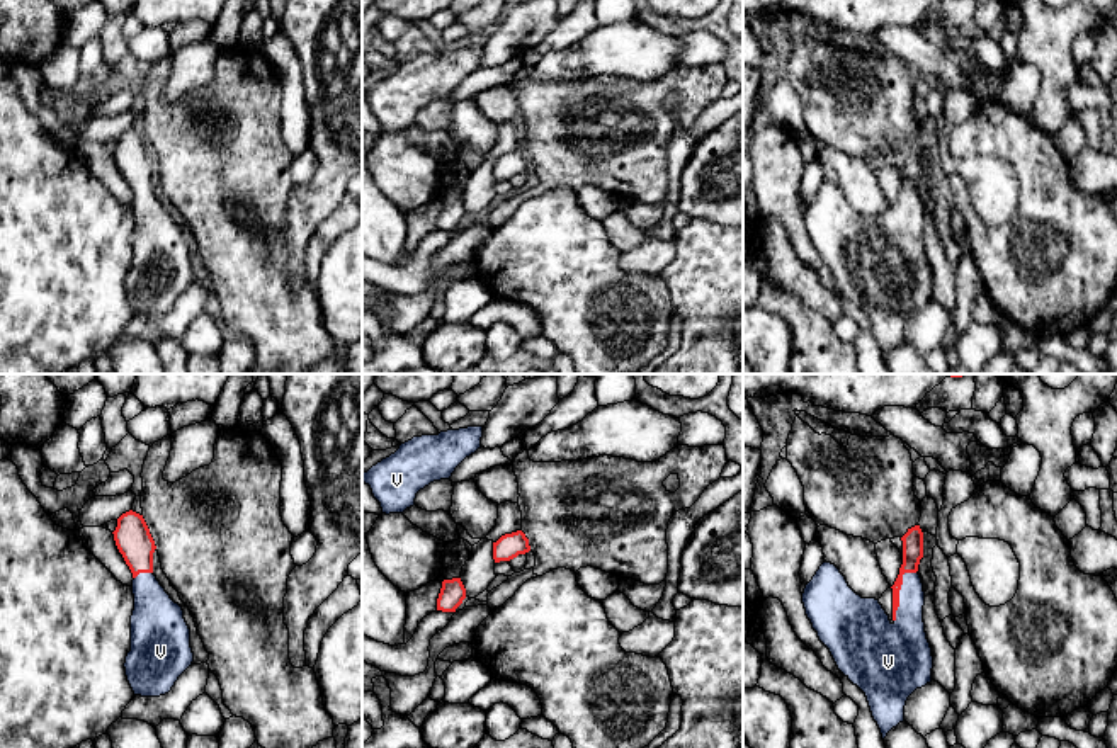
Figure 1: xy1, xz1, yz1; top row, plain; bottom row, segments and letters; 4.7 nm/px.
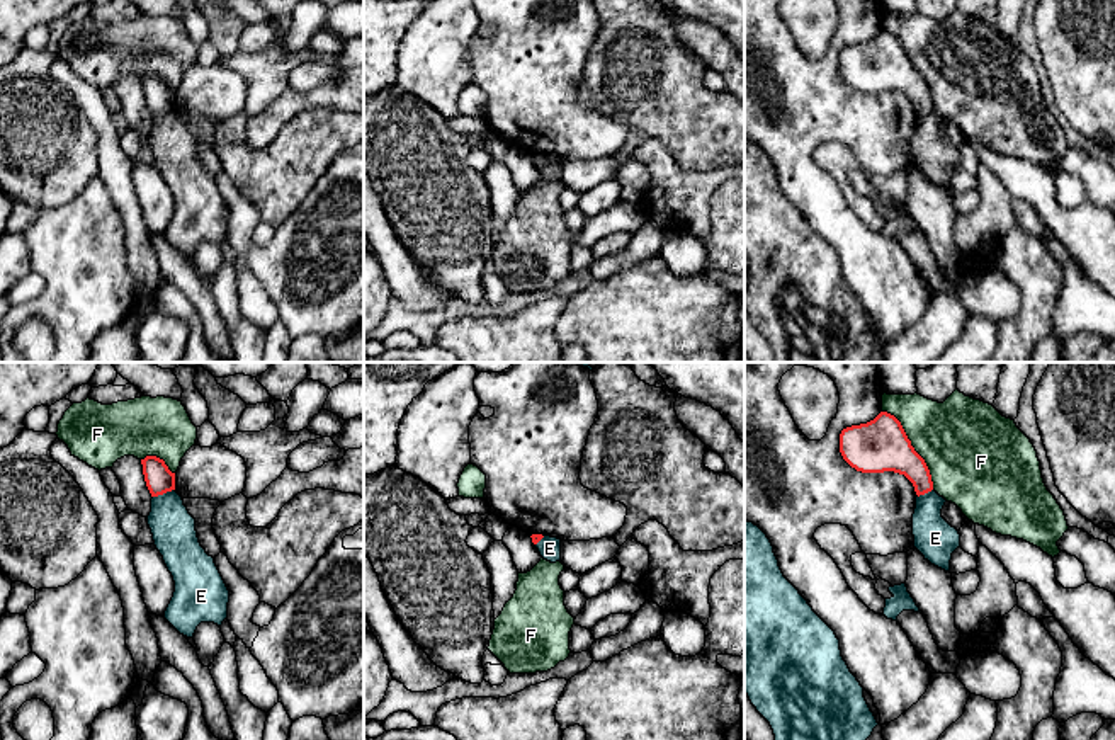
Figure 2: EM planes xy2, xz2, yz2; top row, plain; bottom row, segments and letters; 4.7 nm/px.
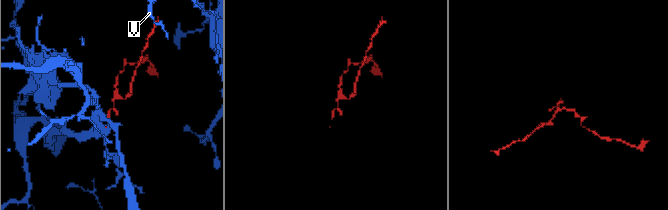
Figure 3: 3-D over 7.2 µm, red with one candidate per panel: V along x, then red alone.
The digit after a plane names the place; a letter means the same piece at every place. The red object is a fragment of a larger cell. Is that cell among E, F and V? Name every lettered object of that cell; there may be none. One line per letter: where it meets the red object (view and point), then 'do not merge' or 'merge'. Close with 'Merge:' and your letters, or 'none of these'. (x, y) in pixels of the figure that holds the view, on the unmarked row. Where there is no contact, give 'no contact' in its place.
E: meets red in xy2 at (164, 111); do not merge
F: meets red in yz2 at (913, 67); do not merge
V: meets red in yz1 at (898, 211); merge
Merge: V

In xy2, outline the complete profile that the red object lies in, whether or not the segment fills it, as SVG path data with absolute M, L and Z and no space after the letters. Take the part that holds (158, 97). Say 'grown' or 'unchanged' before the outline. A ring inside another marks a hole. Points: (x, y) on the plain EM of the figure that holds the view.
unchanged | M146 75L141 78L143 94L151 116L175 109L175 92L168 88L163 78Z

